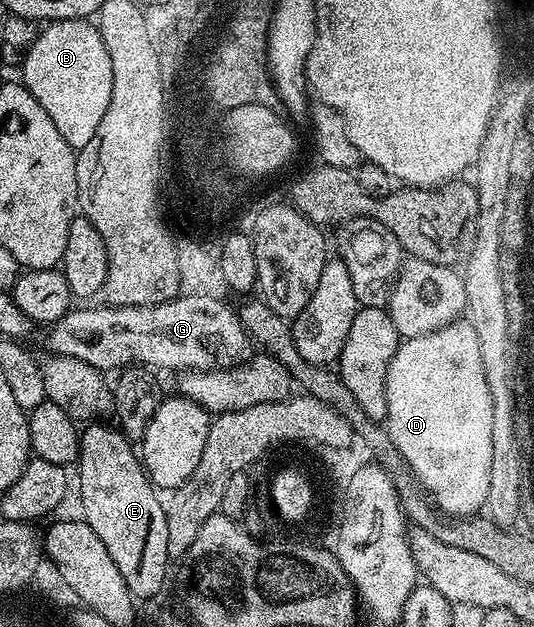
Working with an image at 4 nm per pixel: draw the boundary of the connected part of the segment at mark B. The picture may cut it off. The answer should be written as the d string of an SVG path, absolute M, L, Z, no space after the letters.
M90 19L56 20L31 44L23 60L21 83L41 102L57 130L78 150L97 134L113 94L113 62L105 50L103 36Z

